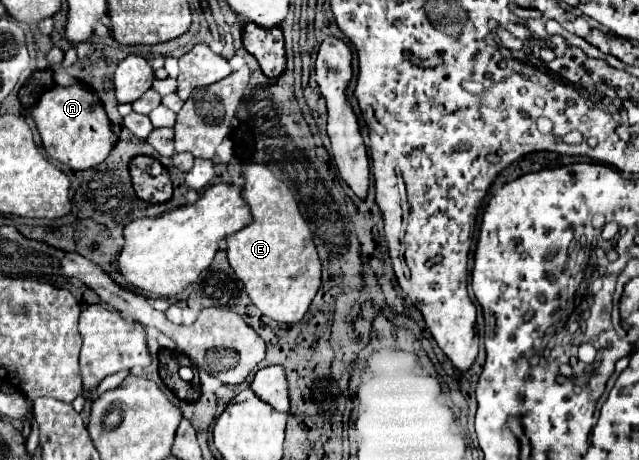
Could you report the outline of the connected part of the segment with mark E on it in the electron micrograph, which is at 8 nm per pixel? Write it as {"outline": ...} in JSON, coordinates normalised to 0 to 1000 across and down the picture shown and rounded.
{"outline":[[[410,357],[385,361],[382,387],[385,387],[385,400],[382,400],[379,426],[388,439],[397,478],[382,500],[354,517],[357,522],[354,548],[357,548],[360,578],[366,583],[369,600],[382,613],[391,652],[410,683],[423,687],[432,700],[469,700],[476,691],[476,683],[482,678],[482,670],[501,626],[501,613],[504,613],[501,561],[498,561],[495,535],[488,526],[485,496],[482,496],[479,478],[473,474],[466,443],[463,443],[457,417],[451,413],[451,404],[441,391],[435,391],[416,361],[410,361]]]}

